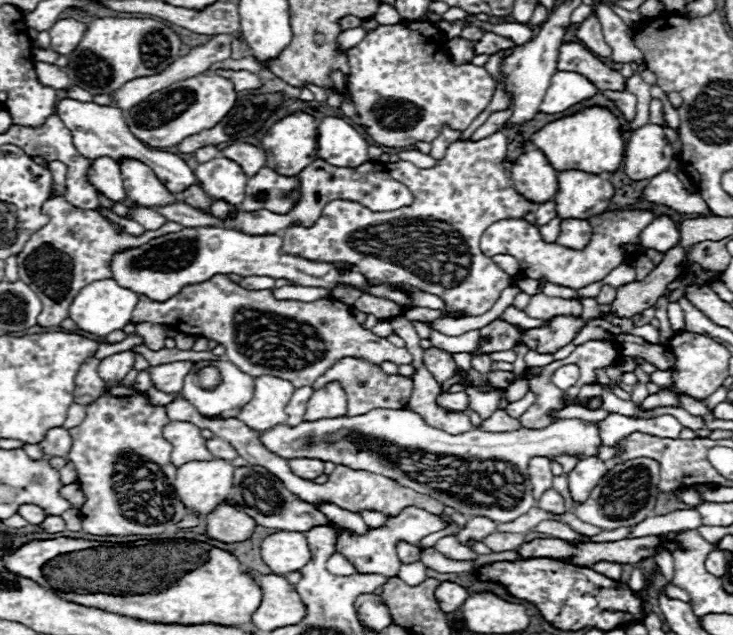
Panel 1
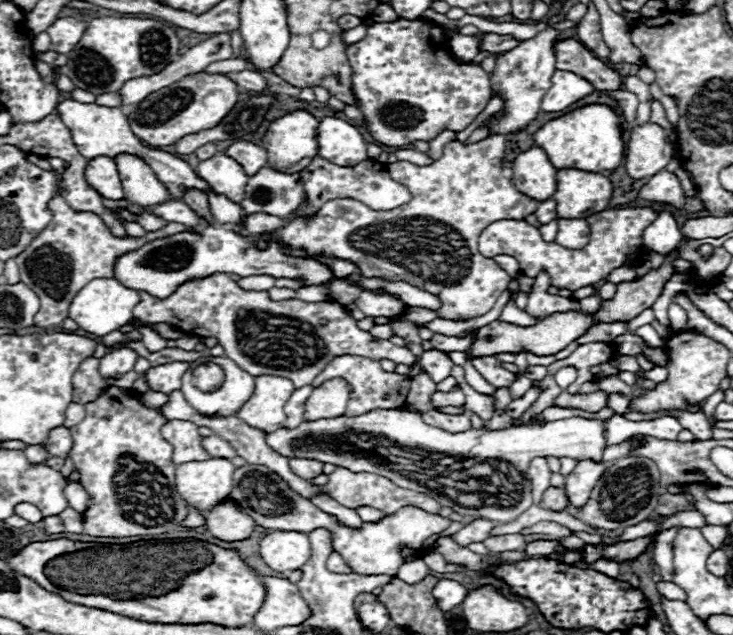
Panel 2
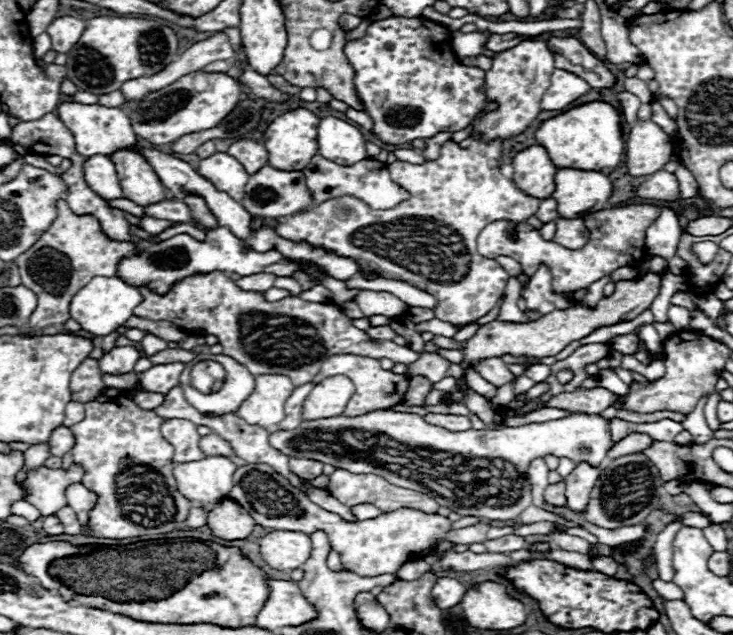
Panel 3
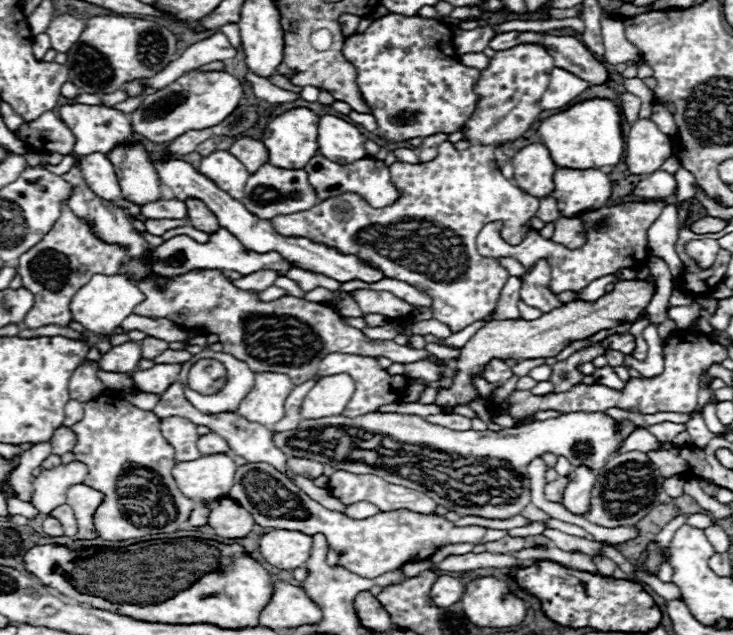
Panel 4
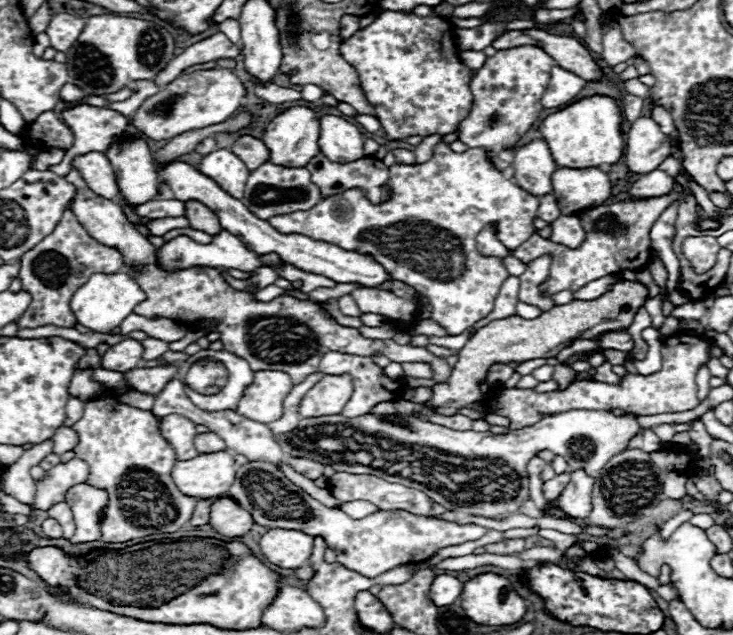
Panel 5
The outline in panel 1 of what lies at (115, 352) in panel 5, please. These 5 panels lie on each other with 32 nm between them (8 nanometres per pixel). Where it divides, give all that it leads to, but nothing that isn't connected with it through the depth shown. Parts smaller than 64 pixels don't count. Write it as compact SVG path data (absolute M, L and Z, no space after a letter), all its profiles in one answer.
M124 350L124 352L118 352L118 354L112 354L104 360L100 360L100 368L98 368L98 374L100 378L114 386L116 382L120 382L132 368L134 368L134 352L132 350Z

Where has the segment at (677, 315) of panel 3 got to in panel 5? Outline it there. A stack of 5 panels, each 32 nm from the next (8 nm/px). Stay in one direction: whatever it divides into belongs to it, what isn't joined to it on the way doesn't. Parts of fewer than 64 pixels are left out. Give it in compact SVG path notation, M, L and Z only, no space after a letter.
M690 302L682 306L674 307L671 315L679 322L688 322L692 319L701 320L706 316L706 307L702 302Z

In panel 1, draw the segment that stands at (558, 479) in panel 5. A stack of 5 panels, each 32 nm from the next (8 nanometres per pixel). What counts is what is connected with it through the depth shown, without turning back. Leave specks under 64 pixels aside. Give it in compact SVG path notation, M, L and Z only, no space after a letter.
M550 488L550 490L546 490L542 494L542 498L540 498L540 502L536 506L546 510L546 512L552 512L552 514L562 514L564 512L564 498L562 498L560 492Z

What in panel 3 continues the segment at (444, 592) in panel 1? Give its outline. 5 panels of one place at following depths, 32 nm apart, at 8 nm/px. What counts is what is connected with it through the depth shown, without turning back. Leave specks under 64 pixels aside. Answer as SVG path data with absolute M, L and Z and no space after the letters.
M438 578L436 586L432 588L432 598L434 598L438 608L446 610L446 608L456 606L464 598L464 592L466 592L466 588L458 580L454 580L454 578Z

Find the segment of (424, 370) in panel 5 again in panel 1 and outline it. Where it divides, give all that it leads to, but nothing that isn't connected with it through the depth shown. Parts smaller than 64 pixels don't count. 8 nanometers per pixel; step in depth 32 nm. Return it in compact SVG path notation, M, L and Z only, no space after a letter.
M438 348L424 350L424 364L430 370L430 374L436 378L436 382L444 382L444 380L452 378L454 370L456 370L452 356L444 350L438 350Z

